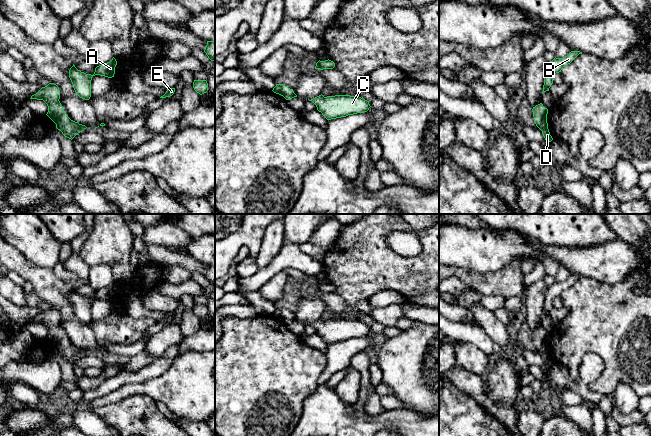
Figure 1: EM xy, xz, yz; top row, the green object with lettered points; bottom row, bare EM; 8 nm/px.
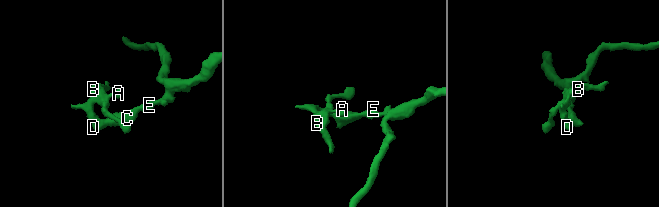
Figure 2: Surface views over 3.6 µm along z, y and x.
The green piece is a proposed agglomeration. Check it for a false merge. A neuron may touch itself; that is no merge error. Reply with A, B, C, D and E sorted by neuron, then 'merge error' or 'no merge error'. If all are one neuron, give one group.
A B C D E | no merge error

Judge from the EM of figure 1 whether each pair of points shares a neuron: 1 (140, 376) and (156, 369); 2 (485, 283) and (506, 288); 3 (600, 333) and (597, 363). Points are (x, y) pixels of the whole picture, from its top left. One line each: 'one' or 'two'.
1: one
2: one
3: two

